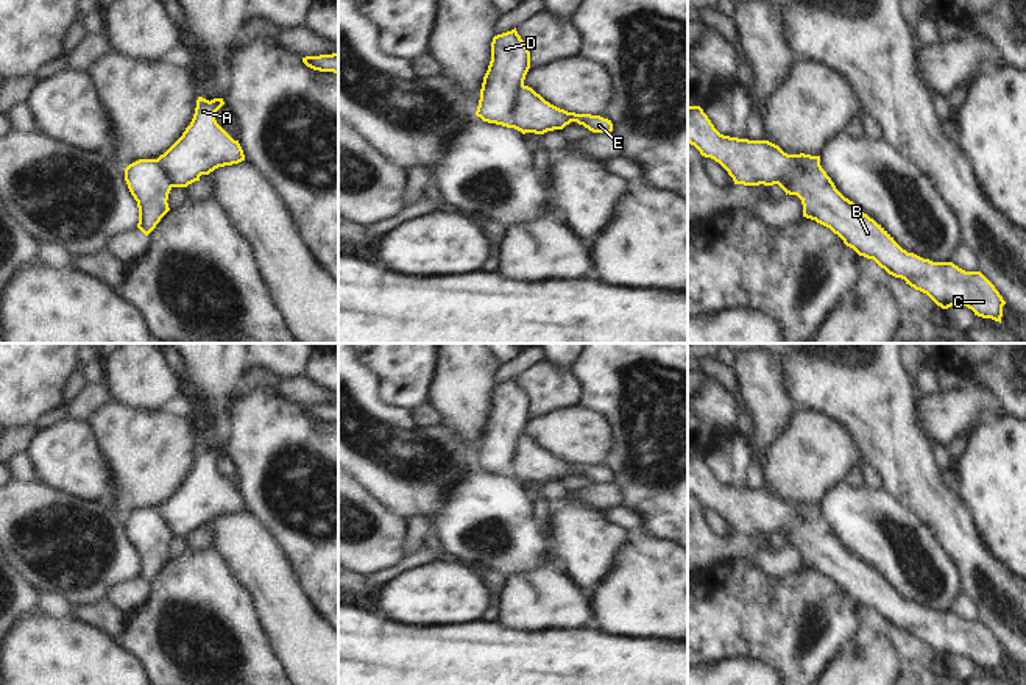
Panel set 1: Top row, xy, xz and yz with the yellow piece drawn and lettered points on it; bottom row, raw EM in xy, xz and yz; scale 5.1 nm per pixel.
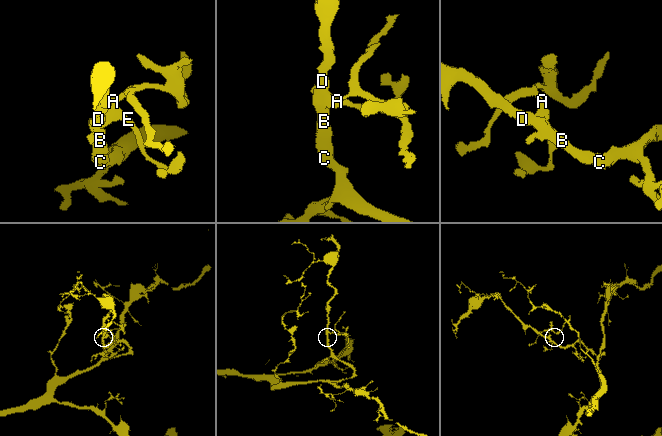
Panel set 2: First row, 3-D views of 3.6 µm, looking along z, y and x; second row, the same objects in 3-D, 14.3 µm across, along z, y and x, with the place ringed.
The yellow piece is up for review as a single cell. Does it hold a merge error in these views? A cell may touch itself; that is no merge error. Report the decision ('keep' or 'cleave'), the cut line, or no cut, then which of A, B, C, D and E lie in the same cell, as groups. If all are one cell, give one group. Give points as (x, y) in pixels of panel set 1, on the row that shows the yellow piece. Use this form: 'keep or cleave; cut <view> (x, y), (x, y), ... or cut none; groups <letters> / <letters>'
cleave; cut xz (523, 85), (512, 110), (512, 127); groups A E / B C D

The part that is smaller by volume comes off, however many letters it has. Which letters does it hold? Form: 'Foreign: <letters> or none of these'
Foreign: A, E

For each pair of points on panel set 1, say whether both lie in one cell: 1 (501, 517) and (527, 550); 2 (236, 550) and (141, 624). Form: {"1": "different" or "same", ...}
{"1": "same", "2": "different"}

